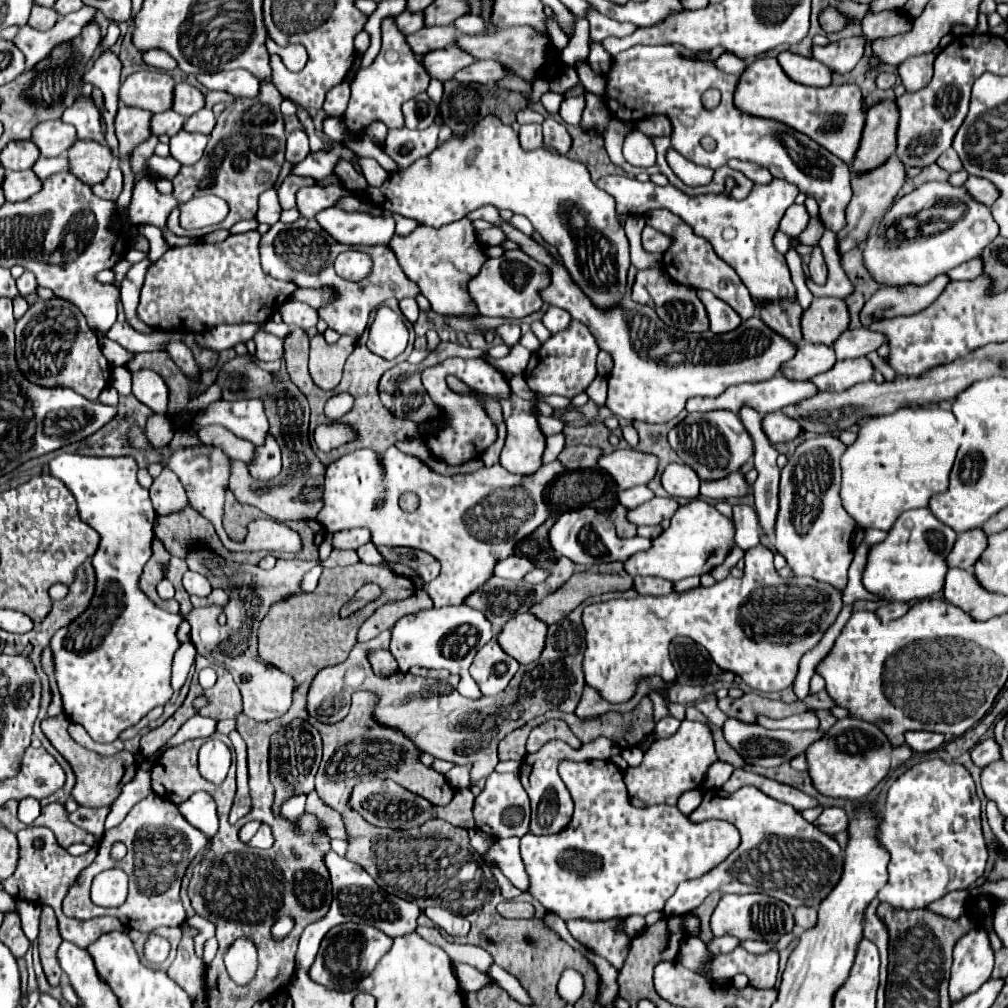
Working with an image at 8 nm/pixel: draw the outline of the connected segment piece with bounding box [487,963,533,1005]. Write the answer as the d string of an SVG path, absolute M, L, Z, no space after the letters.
M495 963L490 967L487 975L491 976L491 978L493 978L500 987L506 990L514 1000L524 1005L533 1004L532 999L527 994L527 991L521 986L519 980Z

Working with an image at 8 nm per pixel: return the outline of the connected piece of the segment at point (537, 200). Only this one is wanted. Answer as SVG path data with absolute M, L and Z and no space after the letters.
M485 116L465 135L453 135L429 156L389 174L377 188L367 186L359 196L369 198L381 210L391 210L431 228L457 222L489 204L523 214L543 240L559 250L565 268L595 304L609 308L625 296L629 240L617 222L615 200L593 184L585 164L545 148L523 150L519 134L497 116Z

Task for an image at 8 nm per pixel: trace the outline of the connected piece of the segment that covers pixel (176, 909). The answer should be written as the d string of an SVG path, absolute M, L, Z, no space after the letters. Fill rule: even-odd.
M149 794L147 798L143 798L129 810L125 820L117 828L105 832L95 862L81 872L75 886L69 890L67 898L63 900L63 912L65 916L79 918L79 920L89 920L95 916L115 916L121 920L125 928L149 933L147 944L145 944L145 956L149 962L161 964L169 956L171 946L166 939L152 932L159 926L181 926L183 920L187 918L185 908L181 904L181 896L179 896L181 880L191 860L205 848L205 844L207 844L207 836L199 832L195 826L191 826L181 816L181 812L177 810L173 802L157 794ZM115 842L123 842L127 846L127 856L123 860L111 858L111 846ZM109 866L121 868L129 874L129 896L125 904L119 908L99 908L89 898L91 876L107 870Z

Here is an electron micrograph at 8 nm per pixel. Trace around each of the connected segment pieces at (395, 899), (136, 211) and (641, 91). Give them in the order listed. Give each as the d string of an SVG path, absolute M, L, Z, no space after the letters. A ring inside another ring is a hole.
M329 852L325 856L325 864L329 868L331 882L333 882L333 902L331 902L331 908L329 908L325 918L321 918L319 922L309 924L303 930L301 940L299 940L299 950L297 950L297 966L299 968L307 970L313 964L313 960L317 956L317 950L319 950L319 942L337 924L345 924L345 922L373 924L375 928L379 928L381 932L385 932L391 938L409 934L417 928L417 918L421 914L421 908L415 902L409 902L409 900L403 900L399 896L383 892L377 886L377 882L359 864L353 864L347 858L337 856L335 852Z
M139 178L133 188L133 200L125 210L125 222L133 226L151 224L161 228L163 238L169 246L187 246L199 242L197 238L181 238L167 230L165 224L173 206L177 206L177 200L173 196L161 194L155 188L155 178Z
M631 46L629 50L613 56L613 66L605 74L605 102L611 116L623 122L637 122L643 116L653 114L667 116L673 128L673 148L695 164L717 170L731 158L739 158L767 168L775 178L795 184L801 192L817 200L821 222L827 230L843 230L845 208L851 200L849 166L803 132L797 132L777 120L741 112L733 104L737 82L739 76L721 72L713 60L683 58L673 46ZM709 88L721 90L721 104L713 110L703 108L701 102L703 92ZM703 136L715 138L717 148L713 152L707 152L701 146Z

